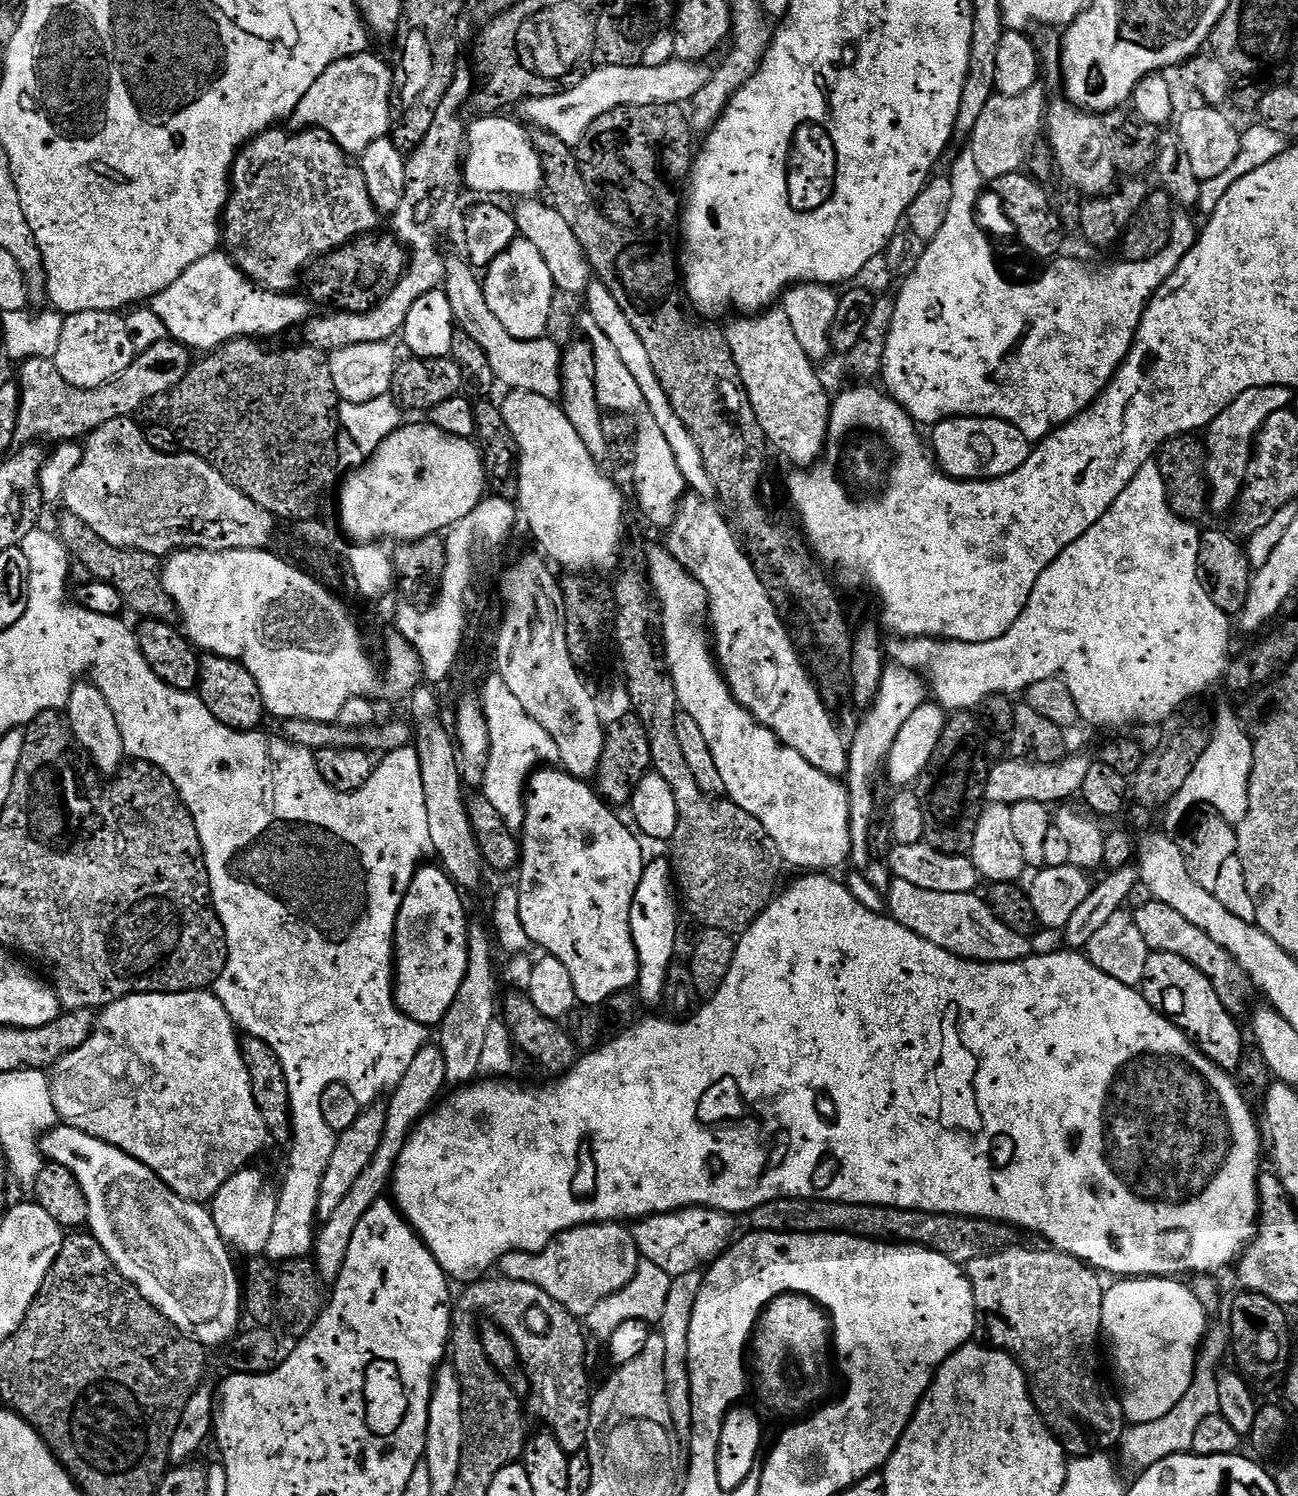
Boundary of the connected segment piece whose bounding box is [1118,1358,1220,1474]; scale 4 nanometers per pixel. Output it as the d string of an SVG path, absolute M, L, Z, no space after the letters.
M1204 1358L1197 1359L1196 1373L1190 1390L1186 1390L1182 1402L1178 1402L1178 1406L1174 1406L1174 1410L1170 1410L1170 1414L1166 1414L1154 1422L1125 1427L1118 1445L1118 1453L1120 1452L1121 1456L1119 1459L1122 1464L1122 1459L1124 1459L1123 1467L1125 1469L1127 1469L1126 1467L1133 1468L1133 1473L1139 1474L1145 1472L1150 1466L1154 1466L1154 1462L1162 1462L1162 1458L1191 1453L1194 1434L1198 1430L1198 1425L1202 1423L1202 1418L1219 1413L1217 1375L1217 1369L1212 1369L1210 1361L1204 1360Z

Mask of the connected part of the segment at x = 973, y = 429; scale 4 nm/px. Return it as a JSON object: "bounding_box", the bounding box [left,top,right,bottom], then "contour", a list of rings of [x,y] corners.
{"bounding_box":[930,416,1033,480],"contour":[[[957,416],[941,420],[931,432],[930,448],[934,459],[940,465],[940,470],[953,480],[997,480],[1000,476],[1018,470],[1018,466],[1026,462],[1033,450],[1033,445],[1026,434],[1022,434],[1022,430],[993,416]]]}

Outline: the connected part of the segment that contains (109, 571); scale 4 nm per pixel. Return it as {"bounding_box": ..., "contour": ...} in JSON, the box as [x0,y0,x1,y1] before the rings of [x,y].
{"bounding_box":[58,514,177,621],"contour":[[[64,514],[61,518],[58,535],[75,563],[77,560],[89,572],[92,580],[101,580],[103,584],[116,587],[125,605],[129,609],[133,608],[140,618],[171,621],[177,615],[177,608],[164,589],[162,564],[157,557],[145,552],[133,552],[131,548],[110,546],[110,542],[98,538],[98,534],[94,534],[94,530],[90,530],[82,518],[71,514]]]}

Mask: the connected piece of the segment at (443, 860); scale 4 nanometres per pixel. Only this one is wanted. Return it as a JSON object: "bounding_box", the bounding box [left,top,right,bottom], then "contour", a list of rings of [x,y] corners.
{"bounding_box":[410,684,486,891],"contour":[[[421,684],[415,690],[415,695],[411,697],[410,715],[413,722],[413,737],[414,747],[417,750],[420,762],[420,774],[422,776],[422,790],[424,790],[424,803],[426,804],[426,813],[428,813],[428,827],[430,833],[430,840],[432,851],[435,857],[438,856],[439,865],[444,869],[449,877],[455,881],[458,888],[467,891],[476,890],[482,882],[482,874],[486,872],[485,862],[481,858],[481,851],[478,850],[478,844],[473,834],[473,826],[469,821],[469,814],[467,810],[467,799],[464,796],[464,783],[462,777],[462,770],[459,766],[458,749],[455,745],[455,739],[441,722],[440,711],[442,709],[441,703],[435,694],[430,691],[431,687],[426,684]]]}

